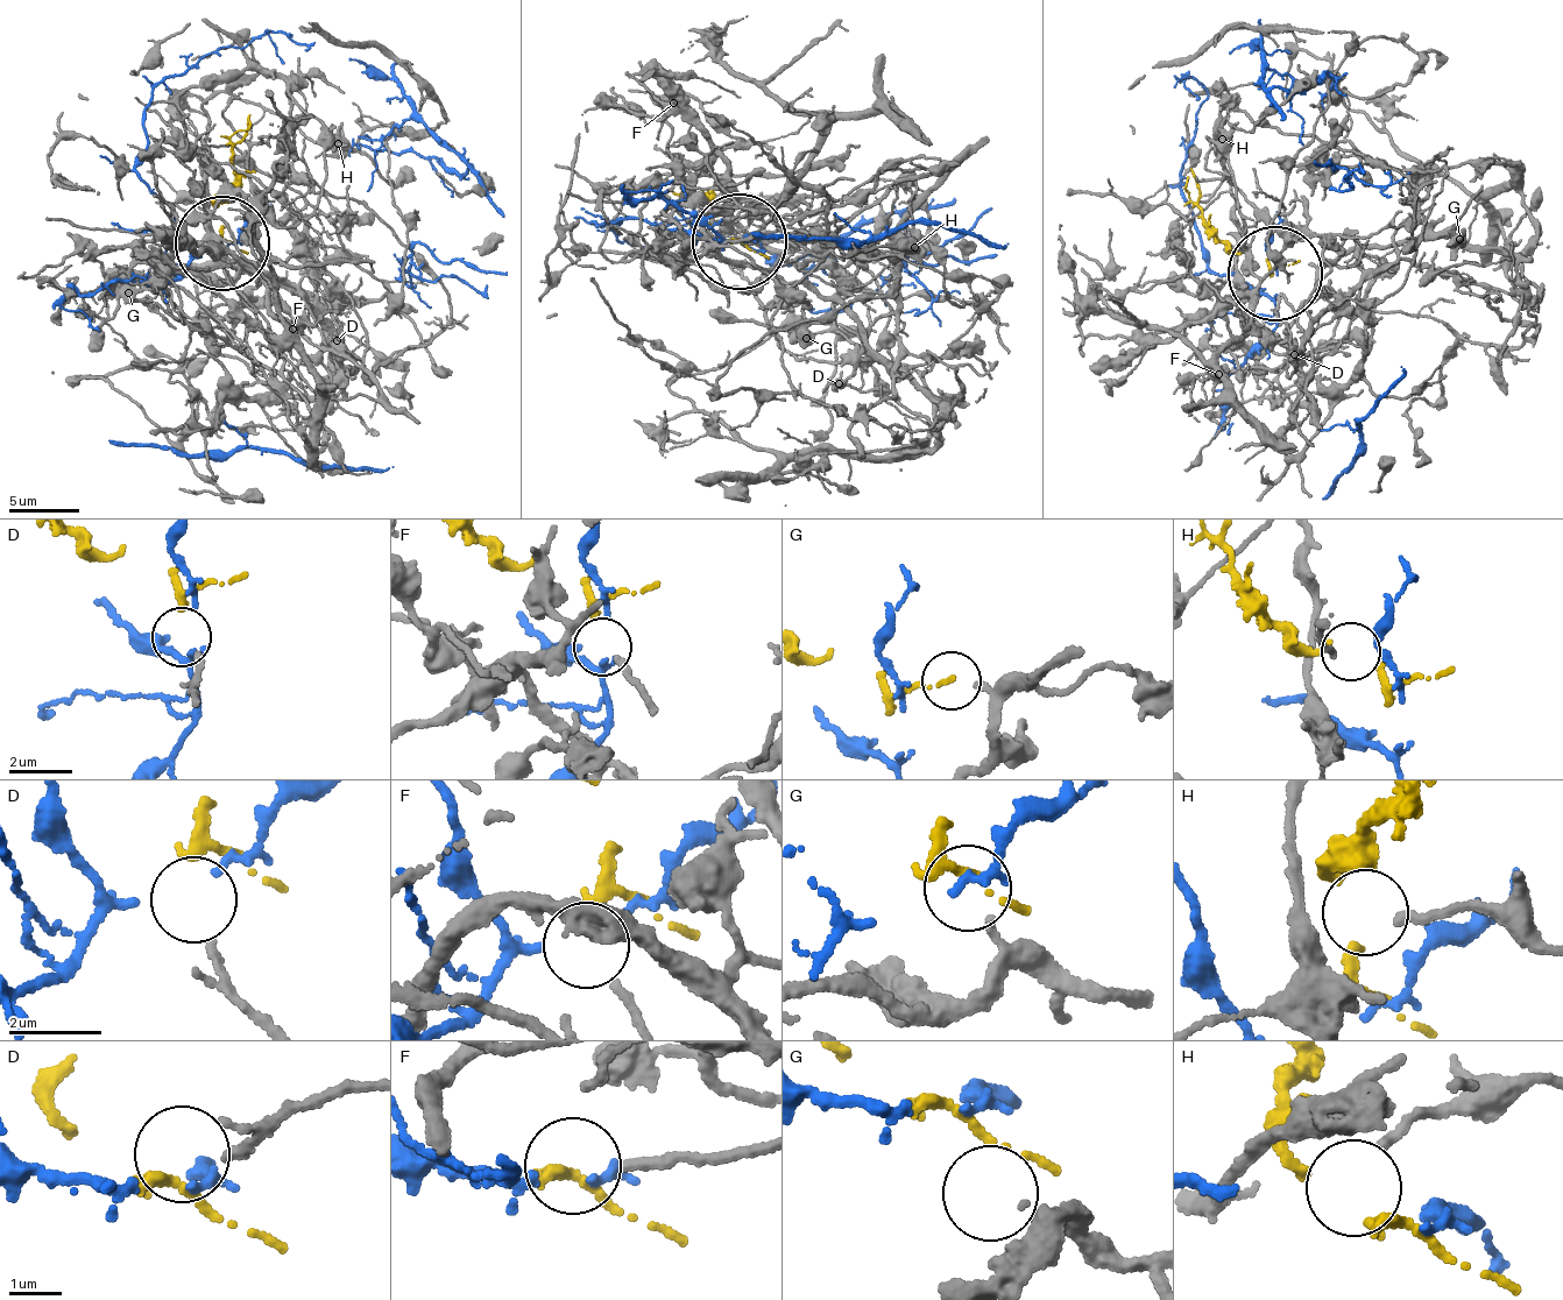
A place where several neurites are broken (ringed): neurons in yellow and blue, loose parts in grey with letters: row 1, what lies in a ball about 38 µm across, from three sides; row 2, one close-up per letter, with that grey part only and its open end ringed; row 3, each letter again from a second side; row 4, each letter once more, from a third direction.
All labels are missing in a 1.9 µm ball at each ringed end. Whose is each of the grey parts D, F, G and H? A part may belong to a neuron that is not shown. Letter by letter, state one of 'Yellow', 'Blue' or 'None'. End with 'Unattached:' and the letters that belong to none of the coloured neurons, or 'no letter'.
D: None
F: Yellow
G: None
H: None
Unattached: D, G, H

